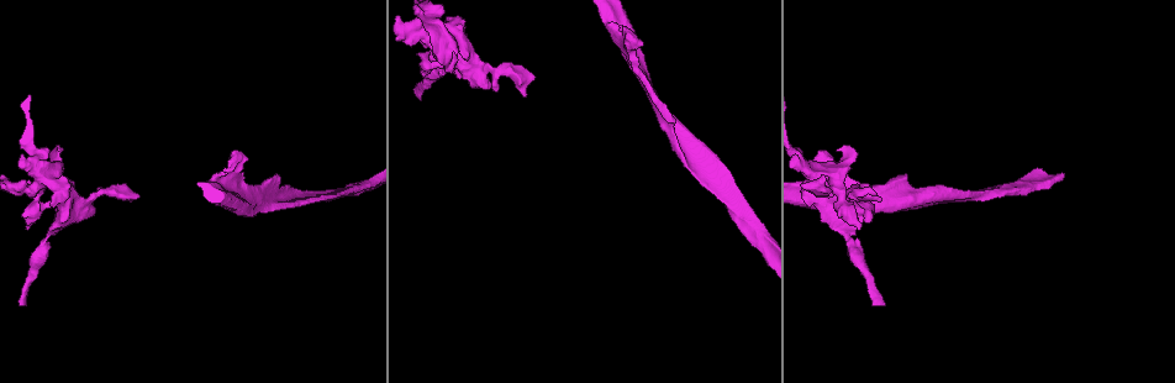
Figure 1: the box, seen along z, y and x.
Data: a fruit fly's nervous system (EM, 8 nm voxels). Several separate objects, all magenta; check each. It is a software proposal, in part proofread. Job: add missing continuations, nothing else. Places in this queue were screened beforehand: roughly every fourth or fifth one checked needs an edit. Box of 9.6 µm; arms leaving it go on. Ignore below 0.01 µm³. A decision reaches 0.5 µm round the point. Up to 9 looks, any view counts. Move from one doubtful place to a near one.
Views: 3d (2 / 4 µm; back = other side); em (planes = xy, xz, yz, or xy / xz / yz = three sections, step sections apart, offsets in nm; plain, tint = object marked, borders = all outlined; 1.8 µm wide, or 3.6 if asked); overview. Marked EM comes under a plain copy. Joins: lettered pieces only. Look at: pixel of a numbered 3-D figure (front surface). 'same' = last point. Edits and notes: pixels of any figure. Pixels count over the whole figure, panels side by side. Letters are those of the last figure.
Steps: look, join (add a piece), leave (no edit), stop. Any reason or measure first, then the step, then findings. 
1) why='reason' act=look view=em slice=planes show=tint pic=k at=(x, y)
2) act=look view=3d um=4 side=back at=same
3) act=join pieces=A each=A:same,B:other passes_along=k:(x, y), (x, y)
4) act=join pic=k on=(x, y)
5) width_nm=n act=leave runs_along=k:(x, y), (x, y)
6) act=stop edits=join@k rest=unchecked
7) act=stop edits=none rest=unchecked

why='an open end' act=look view=em slice=yz step=8 show=borders pic=1 at=(885, 305)

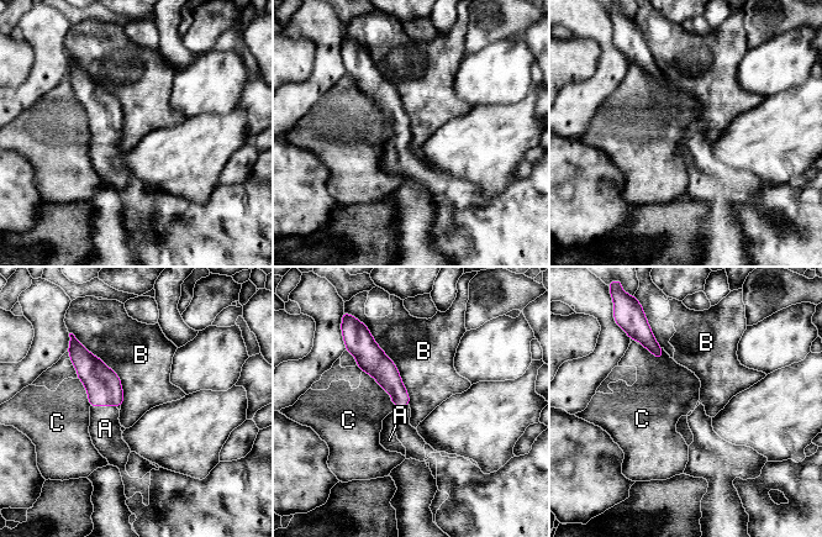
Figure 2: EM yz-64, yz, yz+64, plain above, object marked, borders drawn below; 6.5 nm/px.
width_nm=110 act=join pieces=A each=A:same,B:other,C:other found='it goes on there'

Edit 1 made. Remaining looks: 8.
why='touches itself' act=look view=3d um=4 pic=1 at=(844, 204)

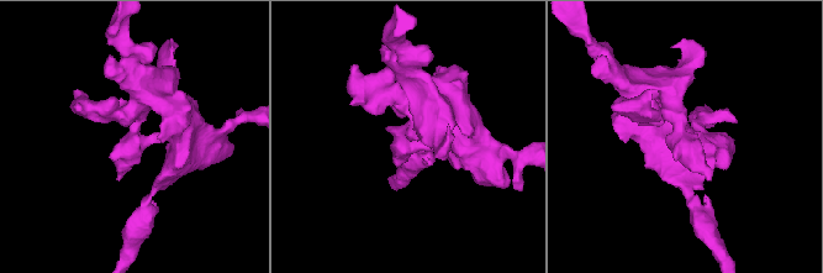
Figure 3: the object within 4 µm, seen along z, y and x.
why='now the EM' act=look view=em slice=planes show=borders pic=3 at=(409, 137)

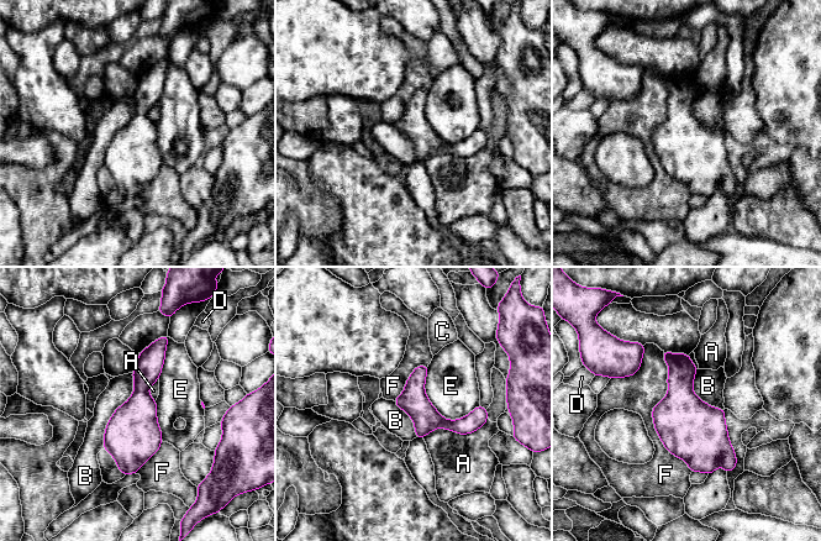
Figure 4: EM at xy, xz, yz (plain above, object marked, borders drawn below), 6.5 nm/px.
longest_contact=F:800nm act=leave each=A:other,B:other,C:other,D:other,E:other,F:other runs_along=4:(399, 400), (446, 424), (484, 415) found='none of them fits'

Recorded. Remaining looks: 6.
why='branch stops here' act=look view=3d um=4 pic=1 at=(728, 173)

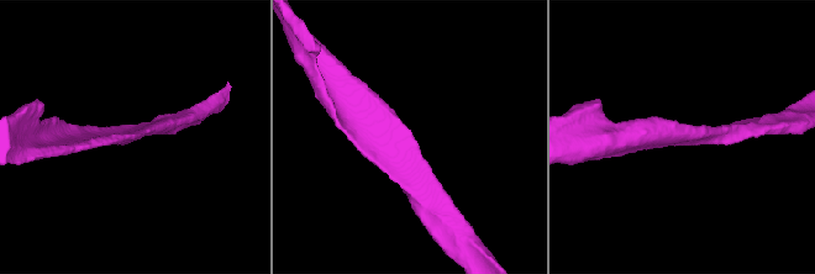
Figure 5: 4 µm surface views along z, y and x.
arm_widths_nm=180,220 why='shape alone is not enough' act=look view=em um=3.6 slice=planes show=borders pic=5 at=(411, 132)

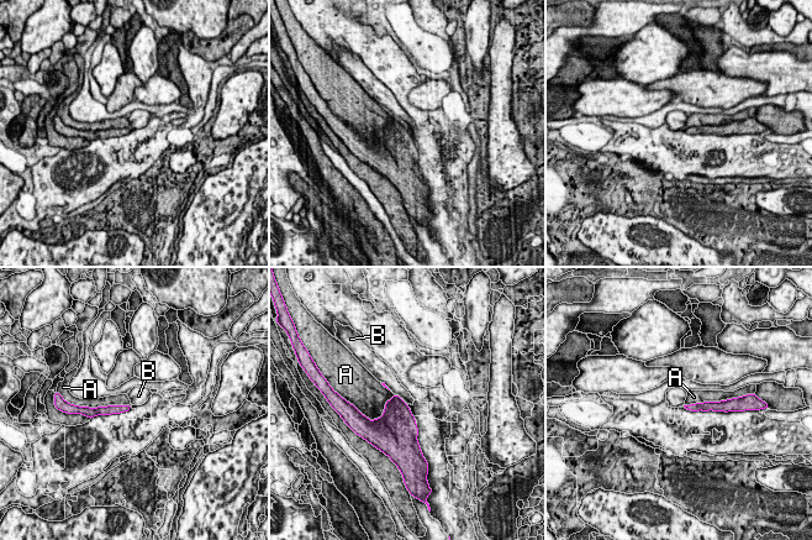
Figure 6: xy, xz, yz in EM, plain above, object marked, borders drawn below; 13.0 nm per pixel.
act=leave each=A:other,B:other runs_along=6:(126, 408), (96, 412) found='no lettered piece goes on from it'

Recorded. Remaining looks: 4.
why='free end' act=look view=em slice=planes show=borders pic=1 at=(225, 174)

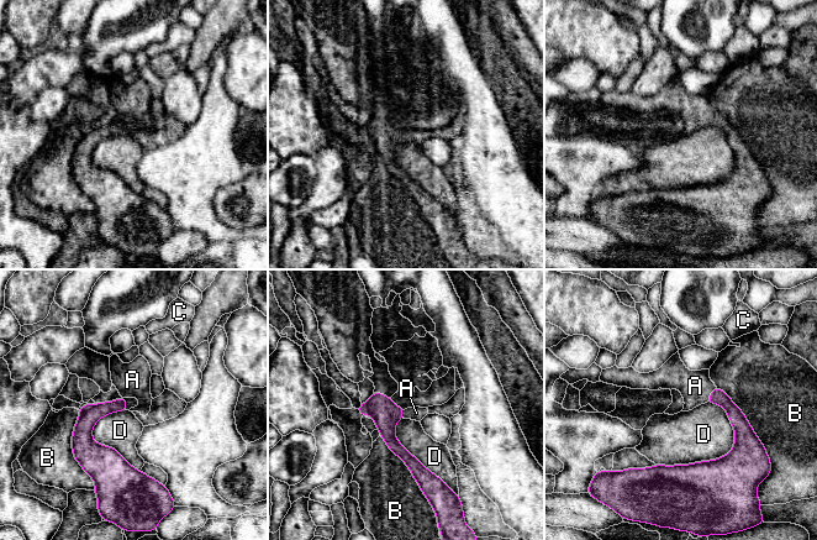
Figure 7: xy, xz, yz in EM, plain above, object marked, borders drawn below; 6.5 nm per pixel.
longest_contact=D:600nm act=join pieces=A each=A:same,B:other,C:other,D:other passes_along=7:(737, 418), (711, 393), (695, 386) found='the neuron continues'

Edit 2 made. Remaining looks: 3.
act=stop edits=join@2,join@7 rest=unchecked

